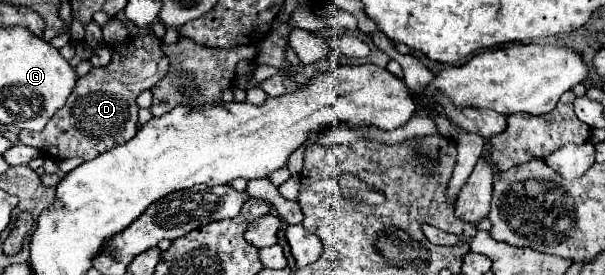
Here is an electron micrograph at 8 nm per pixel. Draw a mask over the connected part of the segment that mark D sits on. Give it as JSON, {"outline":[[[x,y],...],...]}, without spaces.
{"outline":[[[154,35],[134,37],[114,47],[112,61],[106,67],[92,67],[88,75],[76,81],[66,105],[46,123],[40,133],[20,131],[18,139],[42,151],[52,159],[82,157],[84,161],[94,159],[112,147],[124,145],[136,133],[138,105],[136,97],[144,89],[152,89],[168,71],[168,57],[160,49],[160,39]]]}

